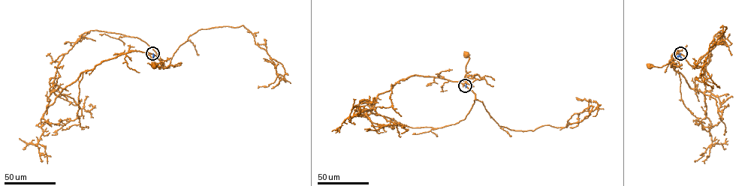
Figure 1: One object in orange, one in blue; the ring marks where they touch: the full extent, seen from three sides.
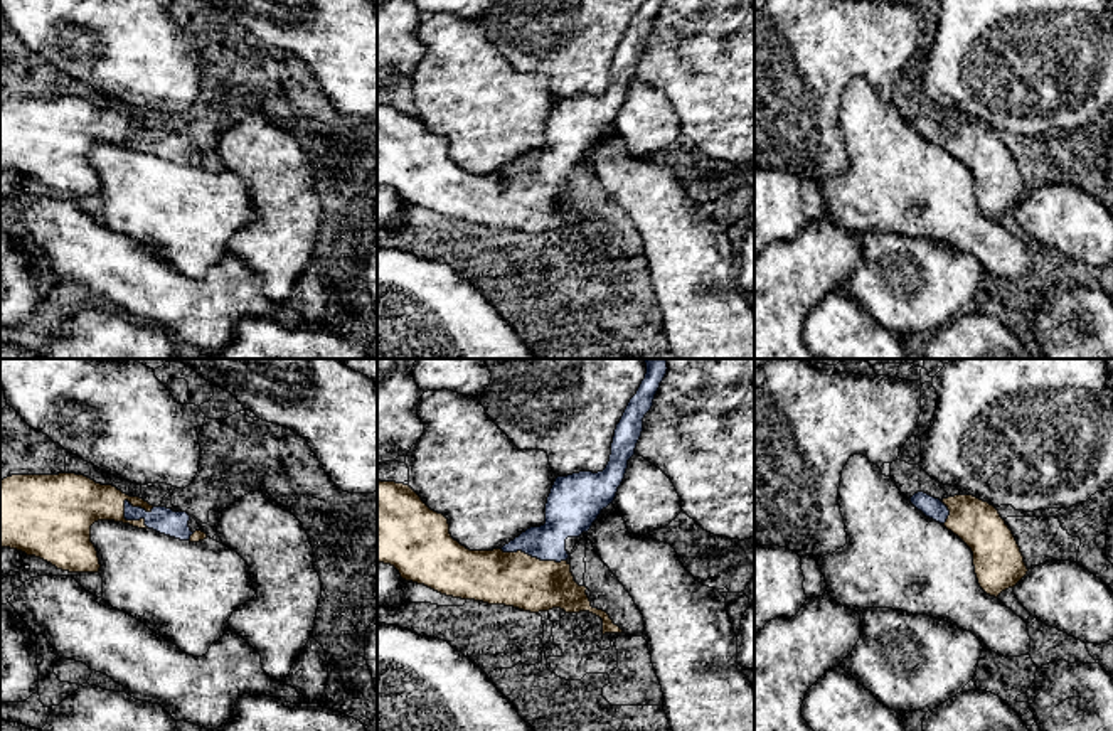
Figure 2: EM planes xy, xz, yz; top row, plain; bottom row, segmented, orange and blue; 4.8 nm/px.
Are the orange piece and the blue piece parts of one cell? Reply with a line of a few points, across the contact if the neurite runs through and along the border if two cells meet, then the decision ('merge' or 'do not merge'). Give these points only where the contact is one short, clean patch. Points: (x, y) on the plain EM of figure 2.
xy (79, 125), (108, 125), (128, 144), (162, 142), (175, 147) | merge

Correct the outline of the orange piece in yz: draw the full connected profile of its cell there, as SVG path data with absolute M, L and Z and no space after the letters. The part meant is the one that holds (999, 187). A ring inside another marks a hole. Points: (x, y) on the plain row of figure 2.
M924 115L914 116L909 123L972 172L977 202L987 217L999 221L1027 197L1029 192L1012 153L988 125L973 118L940 123Z

